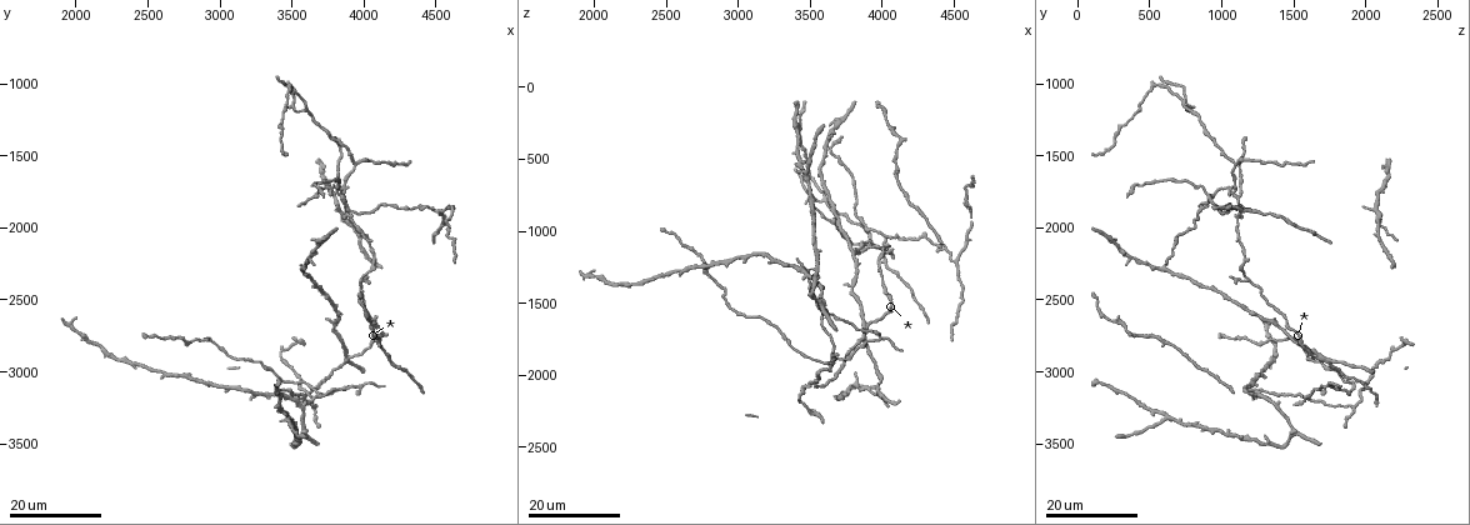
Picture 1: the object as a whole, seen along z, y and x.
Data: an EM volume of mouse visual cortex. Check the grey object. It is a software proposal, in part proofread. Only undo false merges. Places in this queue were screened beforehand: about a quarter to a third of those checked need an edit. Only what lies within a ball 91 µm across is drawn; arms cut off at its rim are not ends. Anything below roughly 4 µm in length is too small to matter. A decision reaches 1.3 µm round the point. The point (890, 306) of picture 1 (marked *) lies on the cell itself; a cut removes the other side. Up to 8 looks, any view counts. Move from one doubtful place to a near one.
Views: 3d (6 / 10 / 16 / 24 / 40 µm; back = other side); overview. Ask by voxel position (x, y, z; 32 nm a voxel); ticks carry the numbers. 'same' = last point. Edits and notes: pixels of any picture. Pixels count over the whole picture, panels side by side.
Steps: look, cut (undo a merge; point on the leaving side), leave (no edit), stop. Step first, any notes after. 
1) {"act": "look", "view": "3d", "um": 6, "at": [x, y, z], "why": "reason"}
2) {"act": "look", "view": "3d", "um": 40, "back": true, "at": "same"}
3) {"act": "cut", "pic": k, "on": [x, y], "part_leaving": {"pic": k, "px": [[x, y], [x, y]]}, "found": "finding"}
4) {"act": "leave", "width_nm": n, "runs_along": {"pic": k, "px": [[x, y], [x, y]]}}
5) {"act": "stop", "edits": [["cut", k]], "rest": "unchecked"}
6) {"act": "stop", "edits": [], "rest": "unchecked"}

{"act": "look", "view": "3d", "um": 16, "at": [3860, 1700, 1100], "why": "small branch off a trunk"}

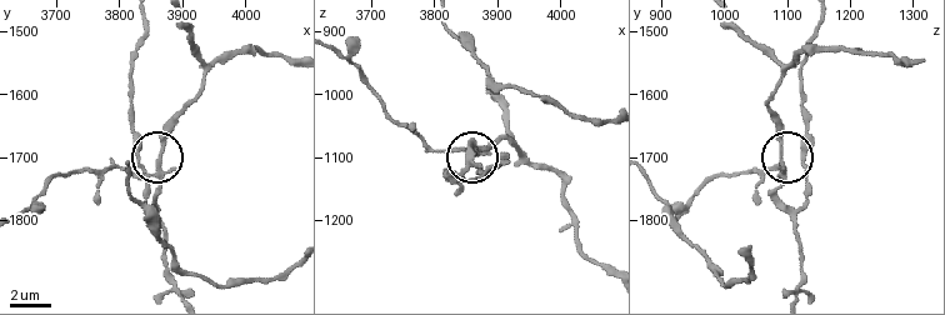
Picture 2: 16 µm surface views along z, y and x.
{"act": "look", "view": "3d", "um": 10, "at": "same"}

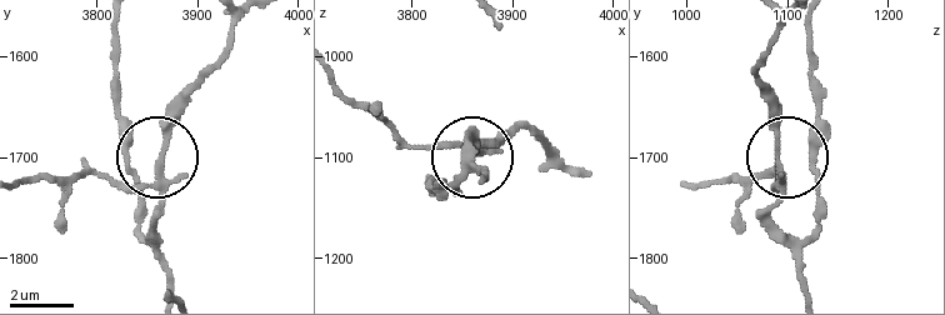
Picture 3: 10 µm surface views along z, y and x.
{"act": "look", "view": "3d", "um": 10, "back": true, "at": [3856, 1724, 1092], "why": "from behind"}

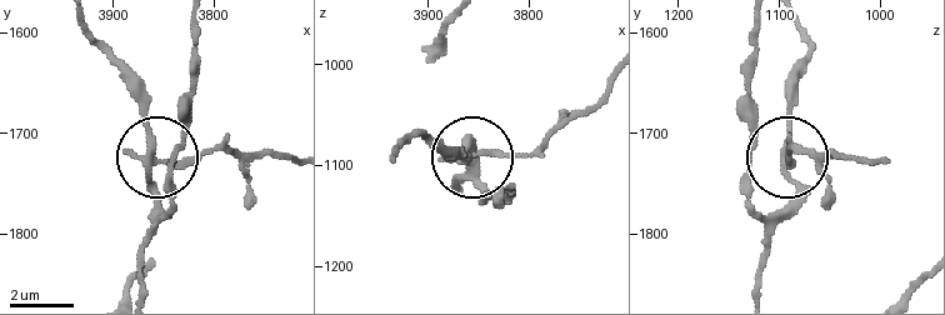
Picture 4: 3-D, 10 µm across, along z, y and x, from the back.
{"act": "cut", "pic": 4, "on": [199, 153], "arms": 3, "part_leaving": {"pic": 4, "px": [[155, 159], [266, 151], [293, 159]]}, "found": "two cells meet here"}

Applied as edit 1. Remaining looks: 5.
{"act": "look", "view": "3d", "um": 24, "at": [3900, 1920, 1120], "why": "side arm on a straight run"}

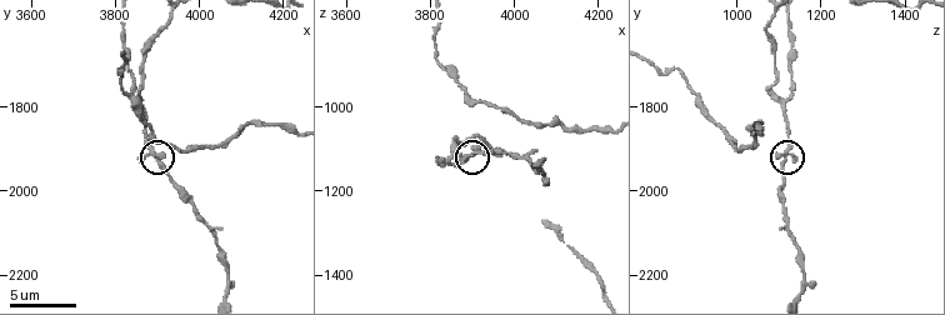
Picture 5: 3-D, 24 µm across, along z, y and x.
{"act": "look", "view": "3d", "um": 6, "at": [3900, 1910, 1115], "why": "zoom in"}

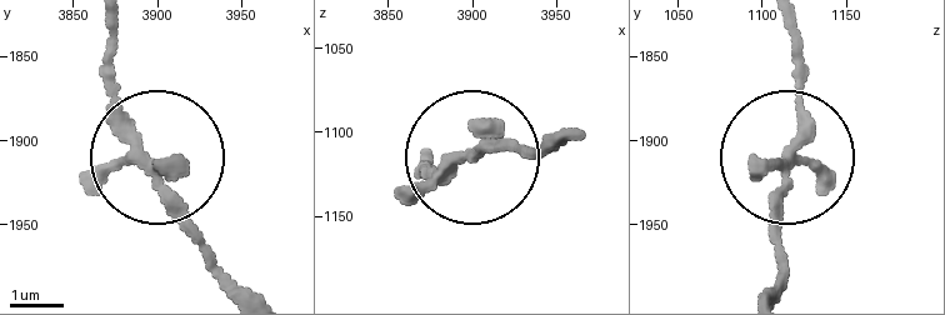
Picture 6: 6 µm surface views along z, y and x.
{"act": "look", "view": "3d", "um": 6, "back": true, "at": [3900, 1914, 1110]}

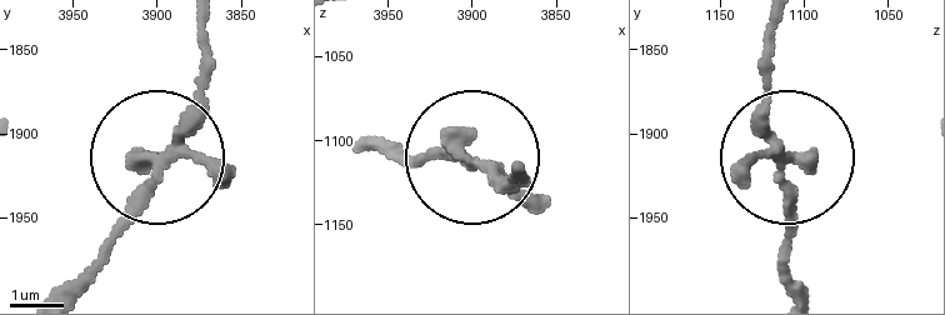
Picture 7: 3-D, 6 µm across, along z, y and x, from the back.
{"act": "leave", "side_arm_um": 70, "runs_along": {"pic": 7, "px": [[76, 285], [193, 110], [206, 34]]}, "found": "all the same cell"}

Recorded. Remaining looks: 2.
{"act": "look", "view": "3d", "um": 16, "at": [3980, 3100, 1720], "why": "three-way junction"}

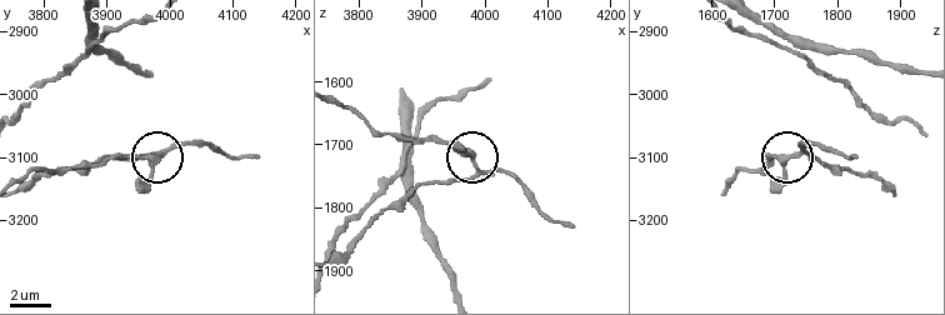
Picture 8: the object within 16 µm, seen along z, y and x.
{"act": "look", "view": "3d", "um": 6, "at": [3995, 3085, 1740]}

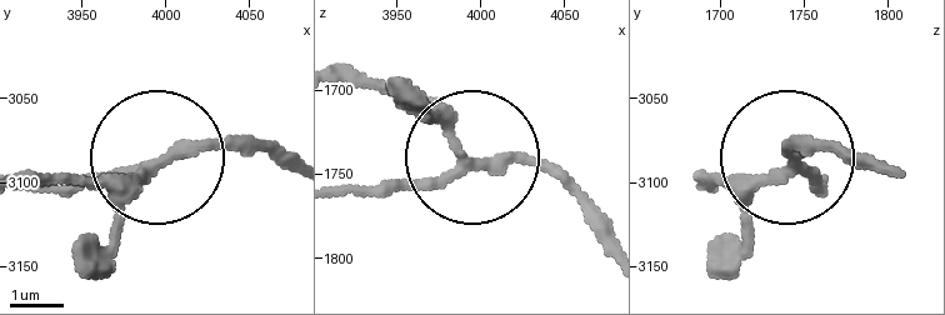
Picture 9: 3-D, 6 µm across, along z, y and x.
{"act": "leave", "arms": 3, "found": "continuous, no second cell"}

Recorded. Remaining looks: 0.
{"act": "stop", "edits": [["cut", 4]], "rest": "unchecked"}

